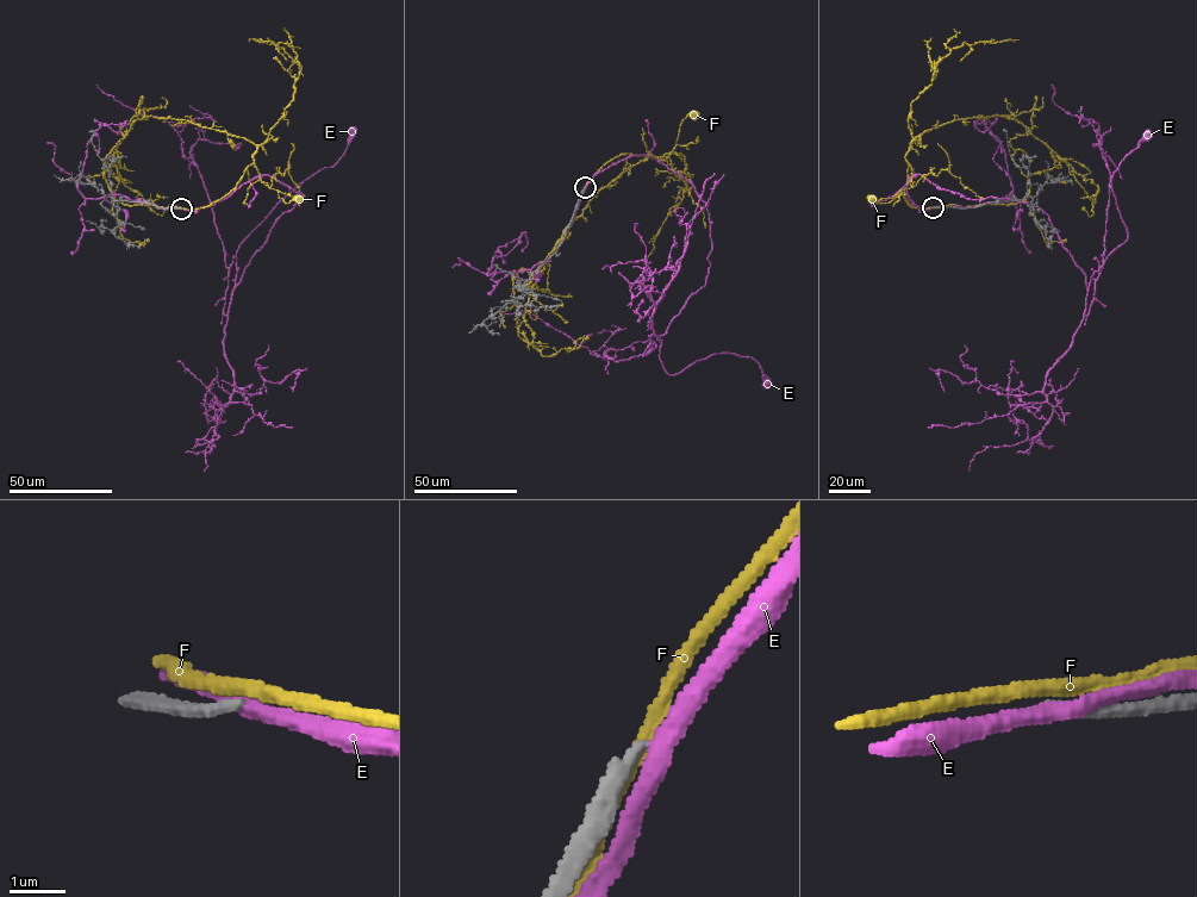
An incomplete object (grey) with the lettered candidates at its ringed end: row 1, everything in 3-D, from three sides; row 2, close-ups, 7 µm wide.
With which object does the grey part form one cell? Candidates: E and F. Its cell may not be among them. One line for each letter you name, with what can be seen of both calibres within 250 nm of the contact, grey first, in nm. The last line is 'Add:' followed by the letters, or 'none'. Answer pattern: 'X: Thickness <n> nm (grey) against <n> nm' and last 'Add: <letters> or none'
Add: none

